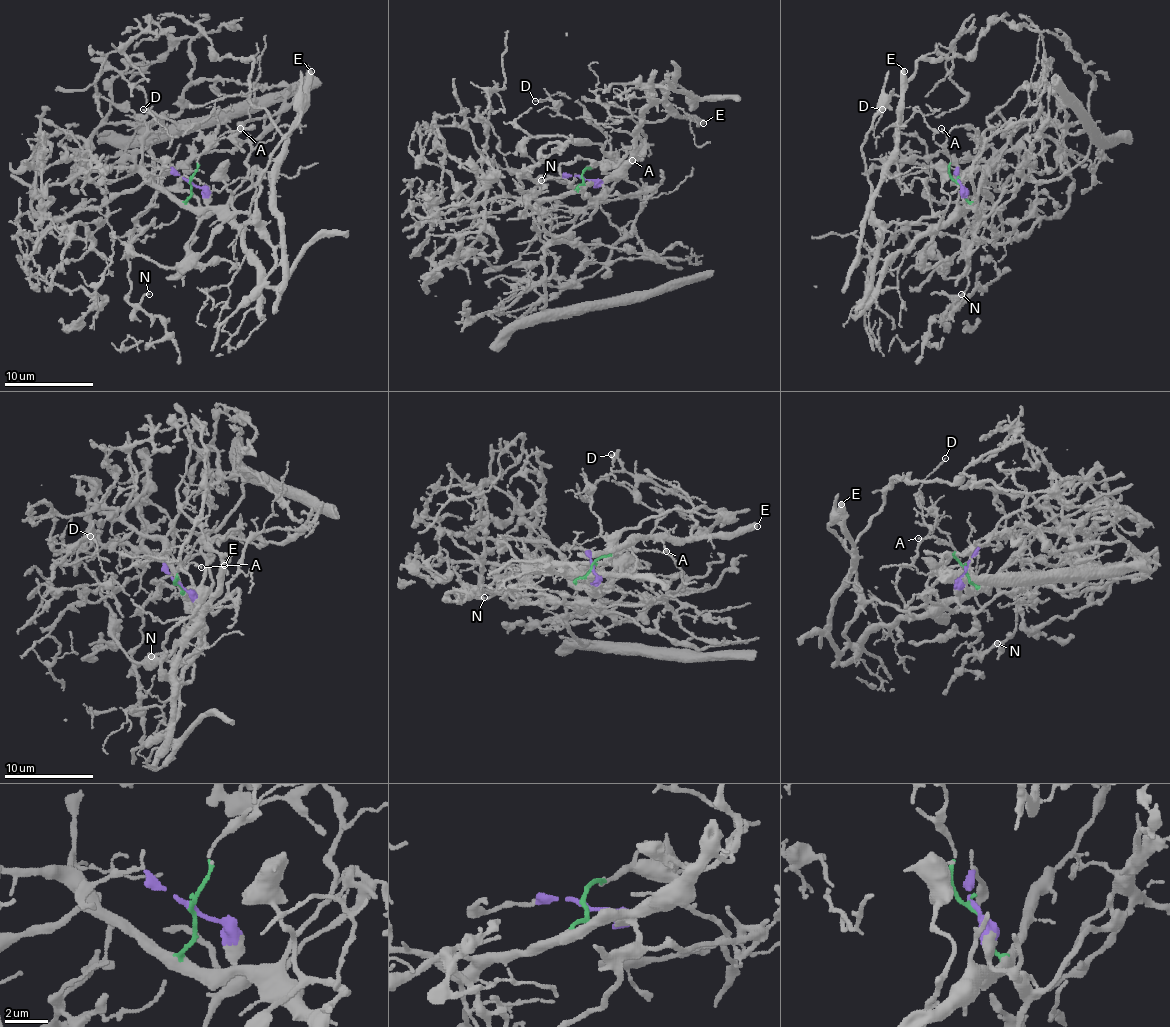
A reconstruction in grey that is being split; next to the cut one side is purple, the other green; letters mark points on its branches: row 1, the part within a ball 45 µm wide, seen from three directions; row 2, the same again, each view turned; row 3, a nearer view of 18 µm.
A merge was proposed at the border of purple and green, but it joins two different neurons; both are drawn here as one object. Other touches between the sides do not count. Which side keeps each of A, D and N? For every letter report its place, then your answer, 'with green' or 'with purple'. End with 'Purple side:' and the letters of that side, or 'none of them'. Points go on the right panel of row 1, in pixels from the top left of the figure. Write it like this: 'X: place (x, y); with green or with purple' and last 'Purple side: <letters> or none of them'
A: place (941, 128); with green
D: place (882, 109); with green
N: place (961, 294); with purple
Purple side: N

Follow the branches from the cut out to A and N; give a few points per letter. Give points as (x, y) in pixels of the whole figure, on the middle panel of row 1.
A: (582, 178), (586, 169), (633, 160)
N: (582, 178), (595, 180), (604, 193), (593, 213), (560, 235), (551, 235), (531, 206), (520, 175), (542, 180)

